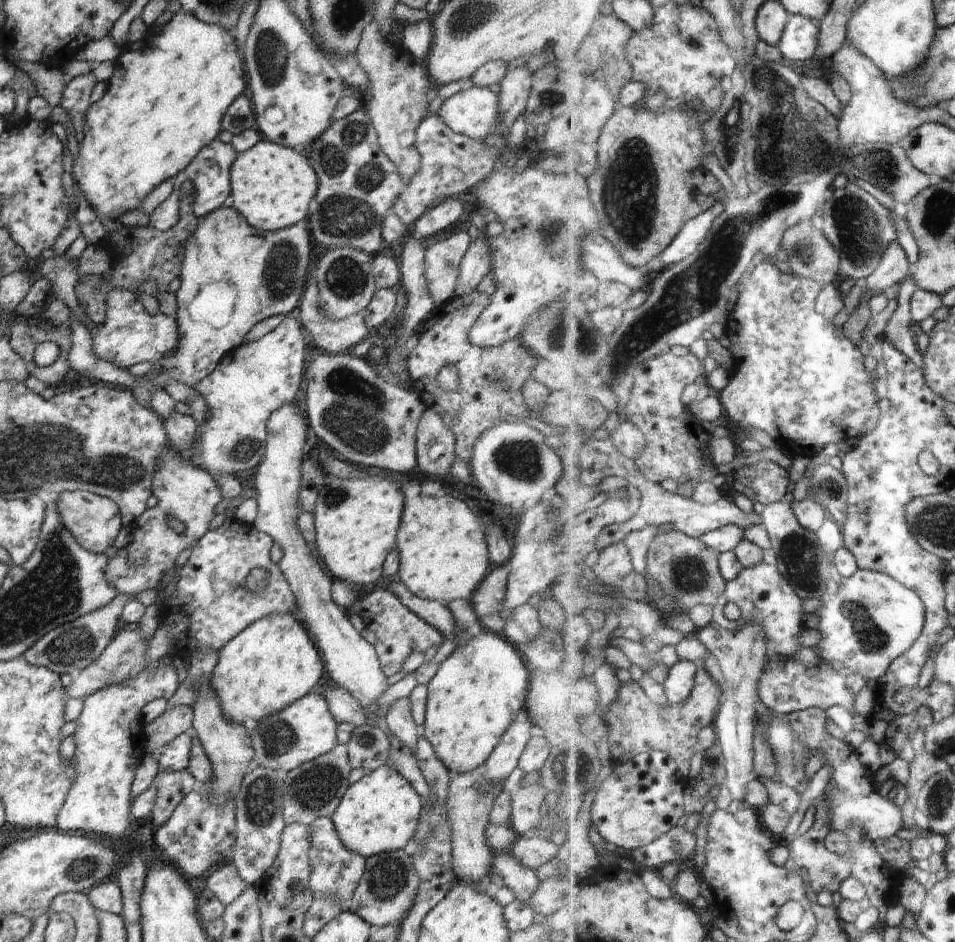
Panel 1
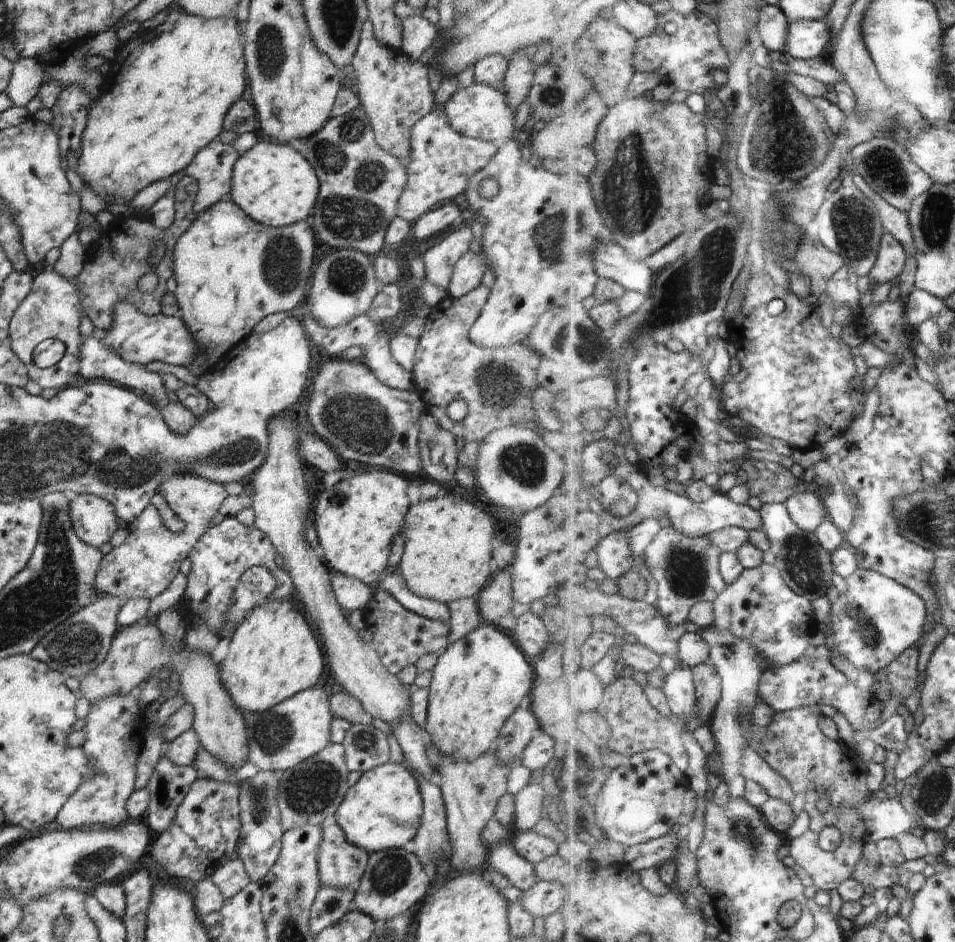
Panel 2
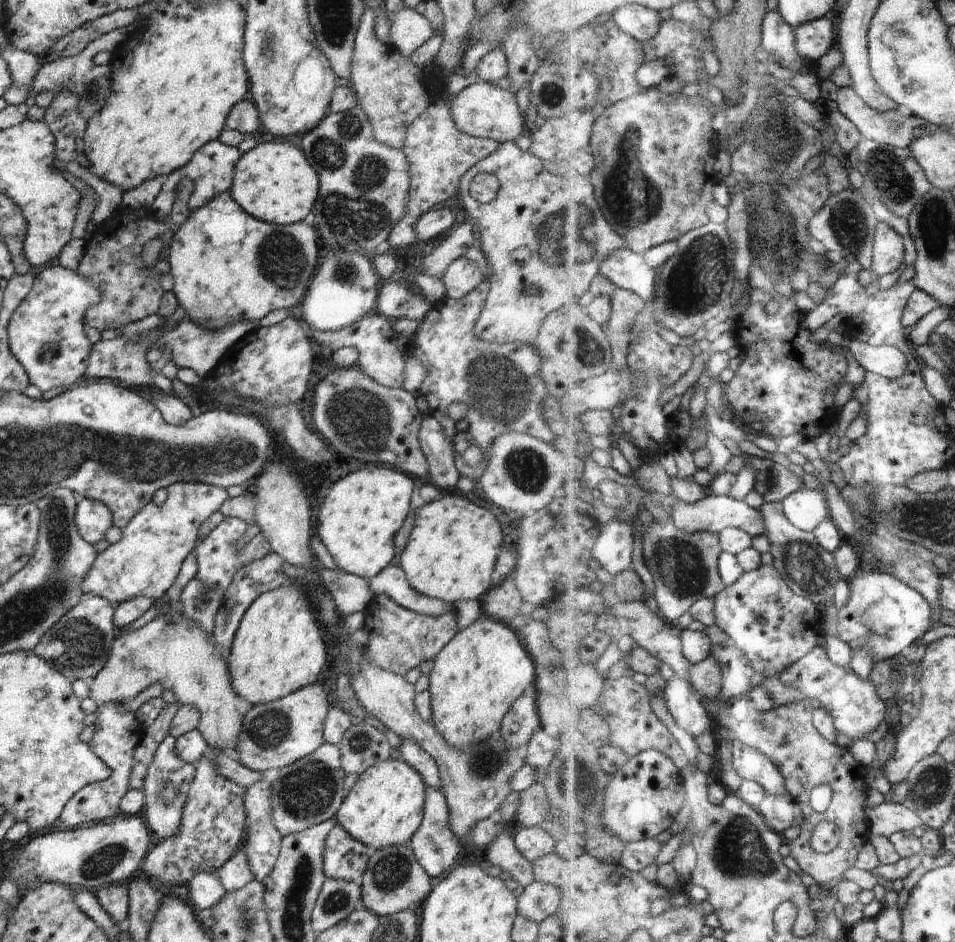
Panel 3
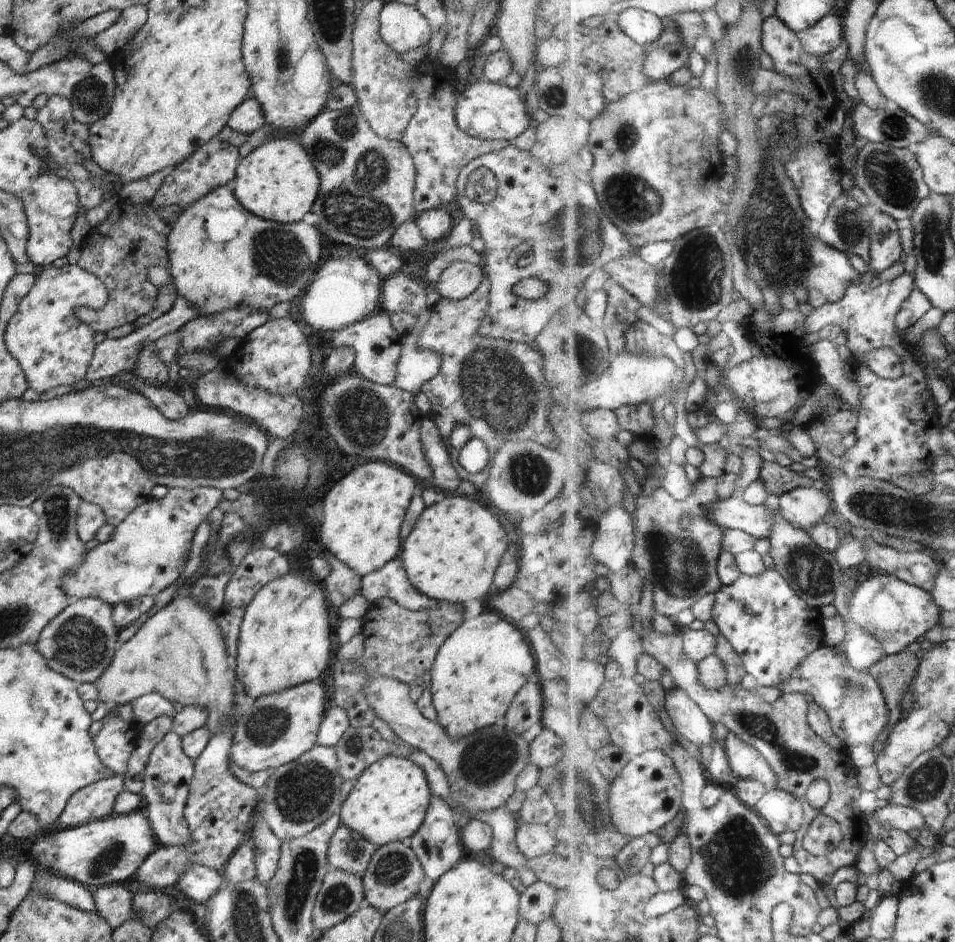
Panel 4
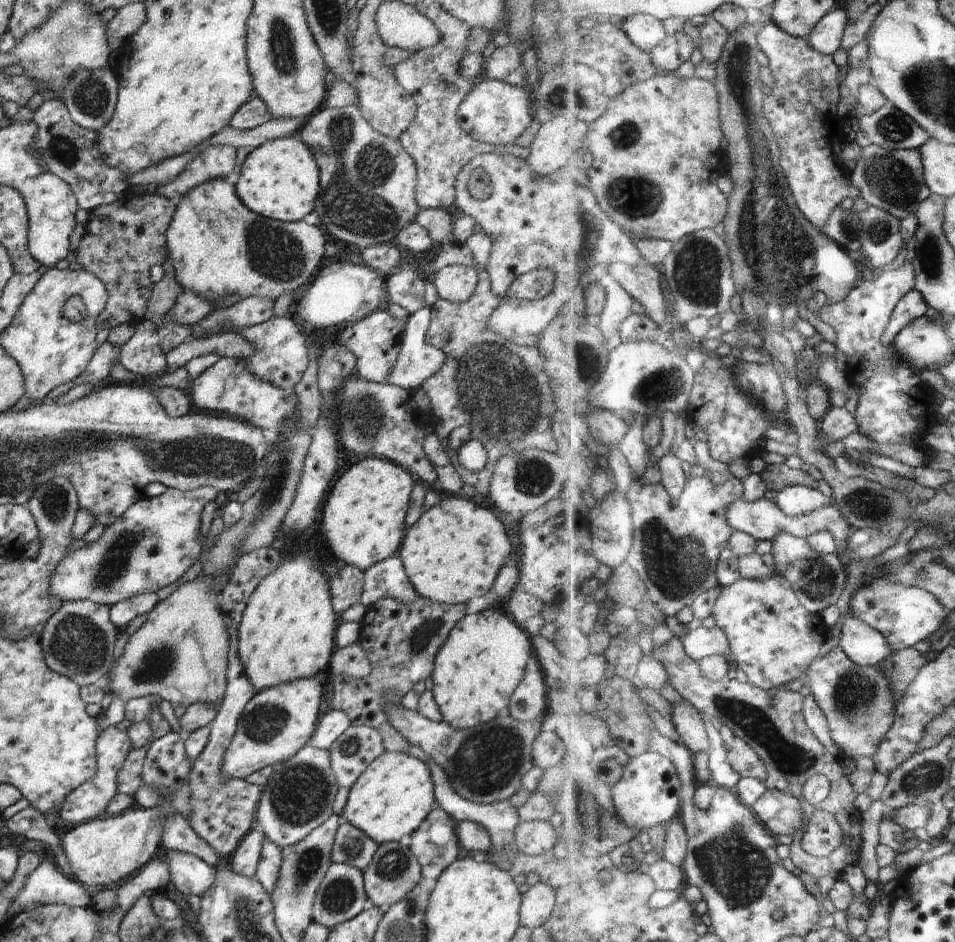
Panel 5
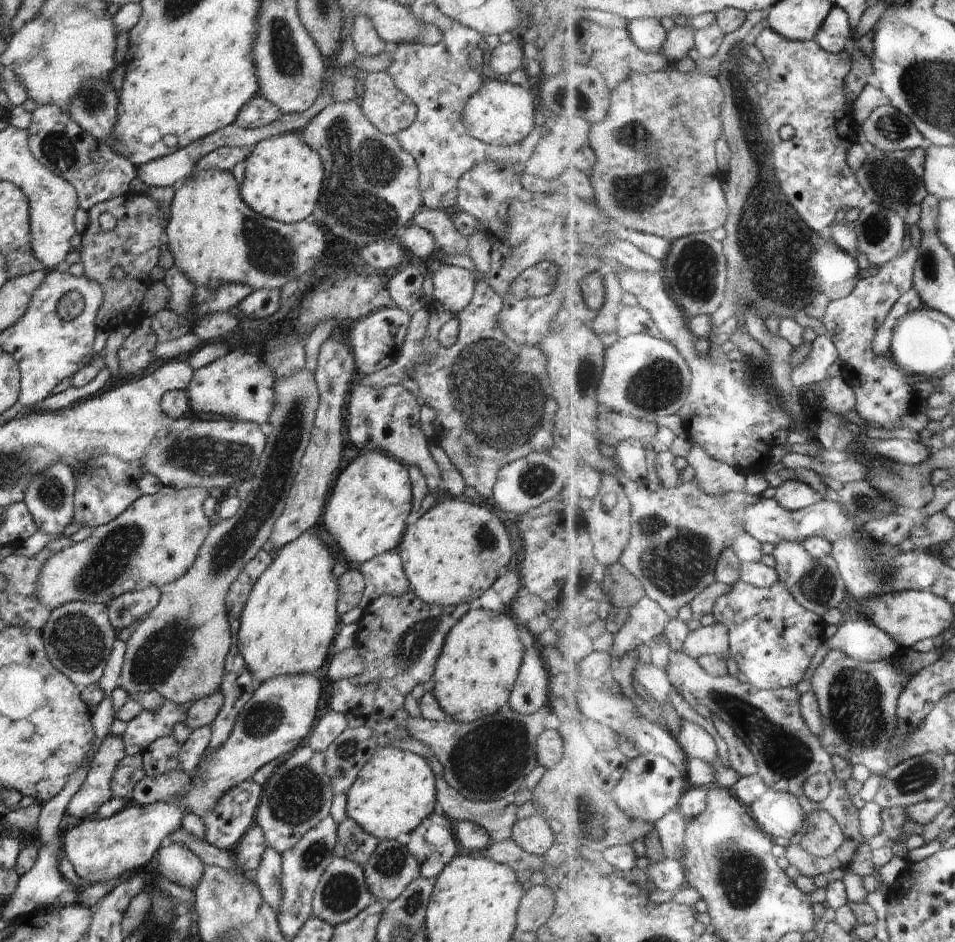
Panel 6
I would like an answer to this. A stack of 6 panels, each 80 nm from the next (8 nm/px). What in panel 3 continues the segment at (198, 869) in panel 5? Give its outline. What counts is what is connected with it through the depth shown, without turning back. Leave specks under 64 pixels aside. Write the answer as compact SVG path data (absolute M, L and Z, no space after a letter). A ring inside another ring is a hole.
M197 873L185 885L190 888L196 911L212 909L226 894L216 876L207 873Z

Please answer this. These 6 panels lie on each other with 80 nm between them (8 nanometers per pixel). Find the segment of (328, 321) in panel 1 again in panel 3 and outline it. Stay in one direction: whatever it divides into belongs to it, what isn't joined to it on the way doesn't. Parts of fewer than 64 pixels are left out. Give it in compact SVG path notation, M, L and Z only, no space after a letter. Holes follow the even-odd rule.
M364 316L362 320L354 322L347 328L342 328L338 332L321 332L320 330L311 329L312 338L316 342L320 342L322 346L328 346L332 352L341 350L345 347L353 347L358 350L359 360L356 366L361 369L364 374L370 376L376 383L387 388L402 389L405 382L405 362L403 354L397 350L395 343L399 335L392 329L389 324L390 320L384 316Z

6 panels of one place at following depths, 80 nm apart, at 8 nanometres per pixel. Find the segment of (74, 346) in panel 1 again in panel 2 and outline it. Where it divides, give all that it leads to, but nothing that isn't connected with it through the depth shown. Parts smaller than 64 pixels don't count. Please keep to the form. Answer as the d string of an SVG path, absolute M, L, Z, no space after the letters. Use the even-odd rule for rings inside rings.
M83 338L80 348L79 374L86 380L104 378L104 380L116 382L116 384L120 384L120 386L124 386L124 388L130 388L130 390L134 392L144 392L144 394L150 396L151 403L156 408L164 408L169 402L160 375L154 372L150 373L150 370L146 370L145 365L126 362L120 354L116 354L116 350L106 348L106 346L104 346L100 340L96 340L96 338Z

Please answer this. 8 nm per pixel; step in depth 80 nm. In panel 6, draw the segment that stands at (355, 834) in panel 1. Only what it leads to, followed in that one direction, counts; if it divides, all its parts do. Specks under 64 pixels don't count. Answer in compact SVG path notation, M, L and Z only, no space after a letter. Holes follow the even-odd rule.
M378 746L348 789L346 814L368 834L396 840L402 832L411 833L437 807L435 774L427 760L410 751Z

